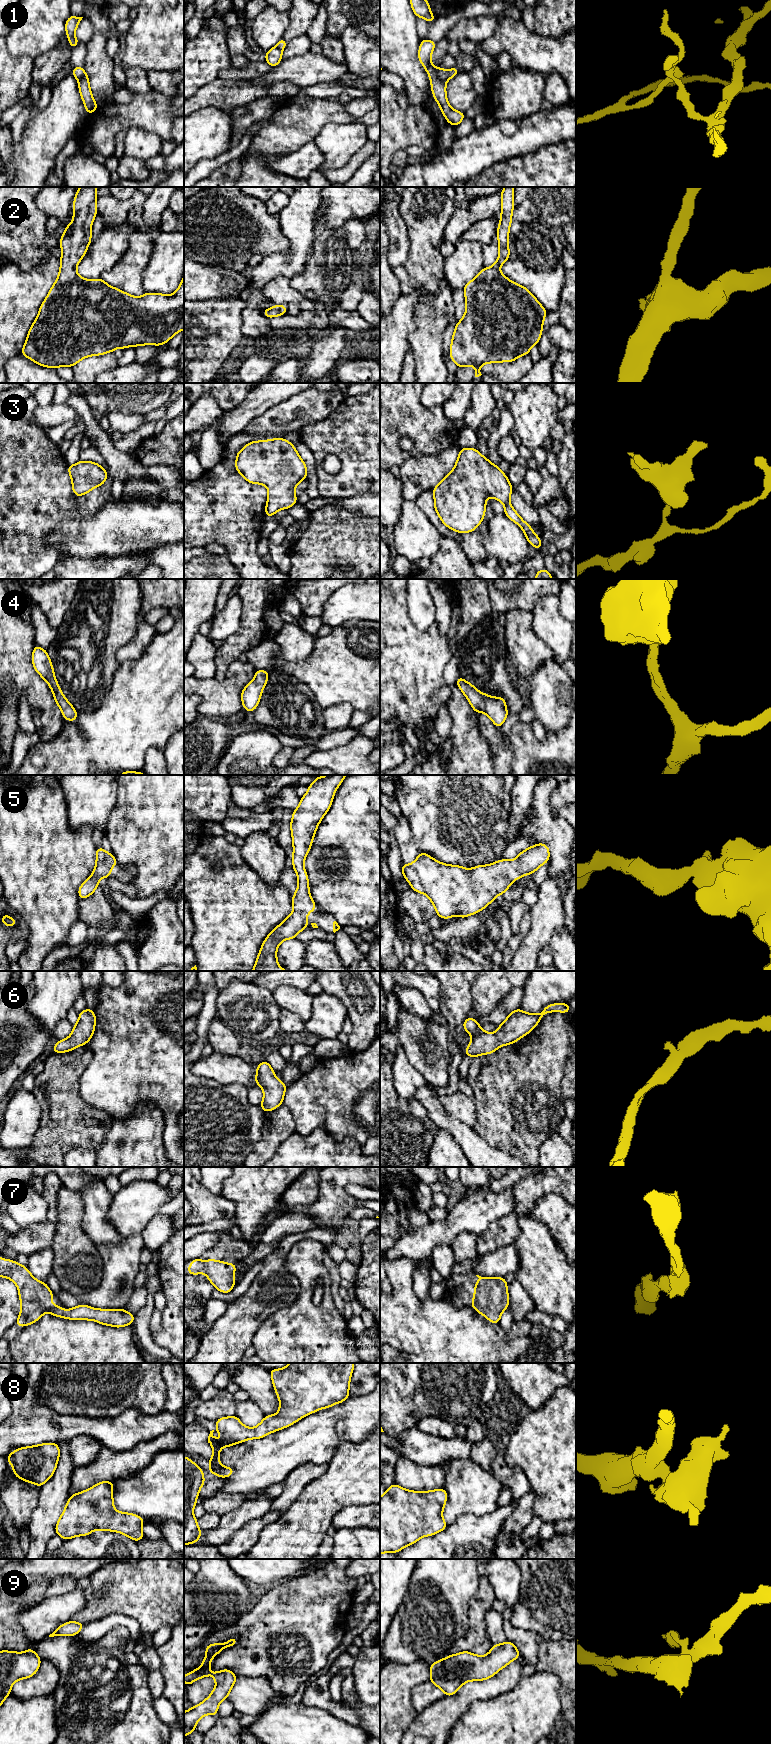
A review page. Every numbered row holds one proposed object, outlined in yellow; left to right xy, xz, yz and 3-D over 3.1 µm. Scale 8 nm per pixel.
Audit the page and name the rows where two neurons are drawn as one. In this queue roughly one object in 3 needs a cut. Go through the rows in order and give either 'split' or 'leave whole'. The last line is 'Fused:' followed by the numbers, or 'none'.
1: split
2: leave whole
3: leave whole
4: leave whole
5: leave whole
6: leave whole
7: leave whole
8: leave whole
9: leave whole
Fused: 1

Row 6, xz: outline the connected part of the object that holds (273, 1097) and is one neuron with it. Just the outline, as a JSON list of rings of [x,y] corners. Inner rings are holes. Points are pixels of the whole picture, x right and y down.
[[[264,1060],[256,1067],[255,1085],[263,1088],[263,1100],[260,1104],[263,1112],[270,1112],[283,1103],[284,1094],[288,1085],[275,1077],[270,1064]]]

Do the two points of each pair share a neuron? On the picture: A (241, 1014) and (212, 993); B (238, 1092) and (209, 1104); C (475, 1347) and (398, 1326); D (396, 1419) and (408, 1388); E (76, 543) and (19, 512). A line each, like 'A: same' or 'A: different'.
A: different
B: same
C: same
D: same
E: different

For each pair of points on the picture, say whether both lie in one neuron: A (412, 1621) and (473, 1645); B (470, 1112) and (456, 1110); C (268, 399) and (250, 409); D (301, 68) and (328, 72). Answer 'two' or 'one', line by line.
A: two
B: one
C: one
D: one

